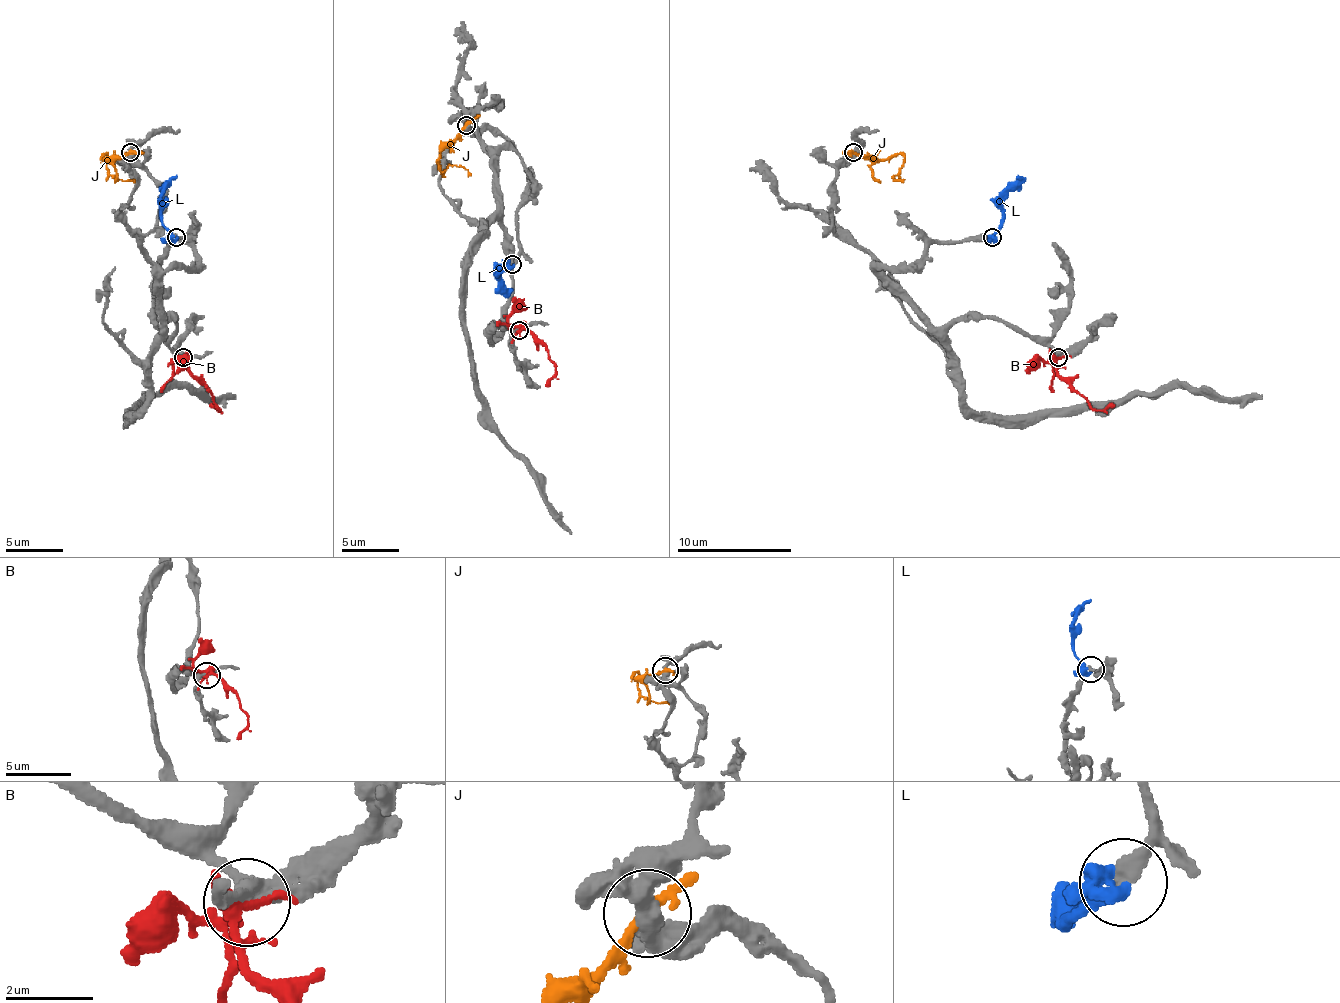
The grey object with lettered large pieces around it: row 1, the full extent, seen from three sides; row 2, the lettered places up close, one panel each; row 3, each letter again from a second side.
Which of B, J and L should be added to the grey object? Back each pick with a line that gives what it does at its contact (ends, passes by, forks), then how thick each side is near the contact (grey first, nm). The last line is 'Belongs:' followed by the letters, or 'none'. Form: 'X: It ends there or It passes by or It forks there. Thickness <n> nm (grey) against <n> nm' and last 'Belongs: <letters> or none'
L: It passes by. Thickness 320 nm (grey) against 240 nm
Belongs: L

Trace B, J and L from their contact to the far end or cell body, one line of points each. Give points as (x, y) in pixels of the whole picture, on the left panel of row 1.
B: (183, 356), (188, 371), (220, 411), (209, 405)
J: (131, 153), (105, 158), (102, 156), (105, 167), (114, 179), (134, 179)
L: (177, 236), (163, 224), (160, 193), (177, 176)

